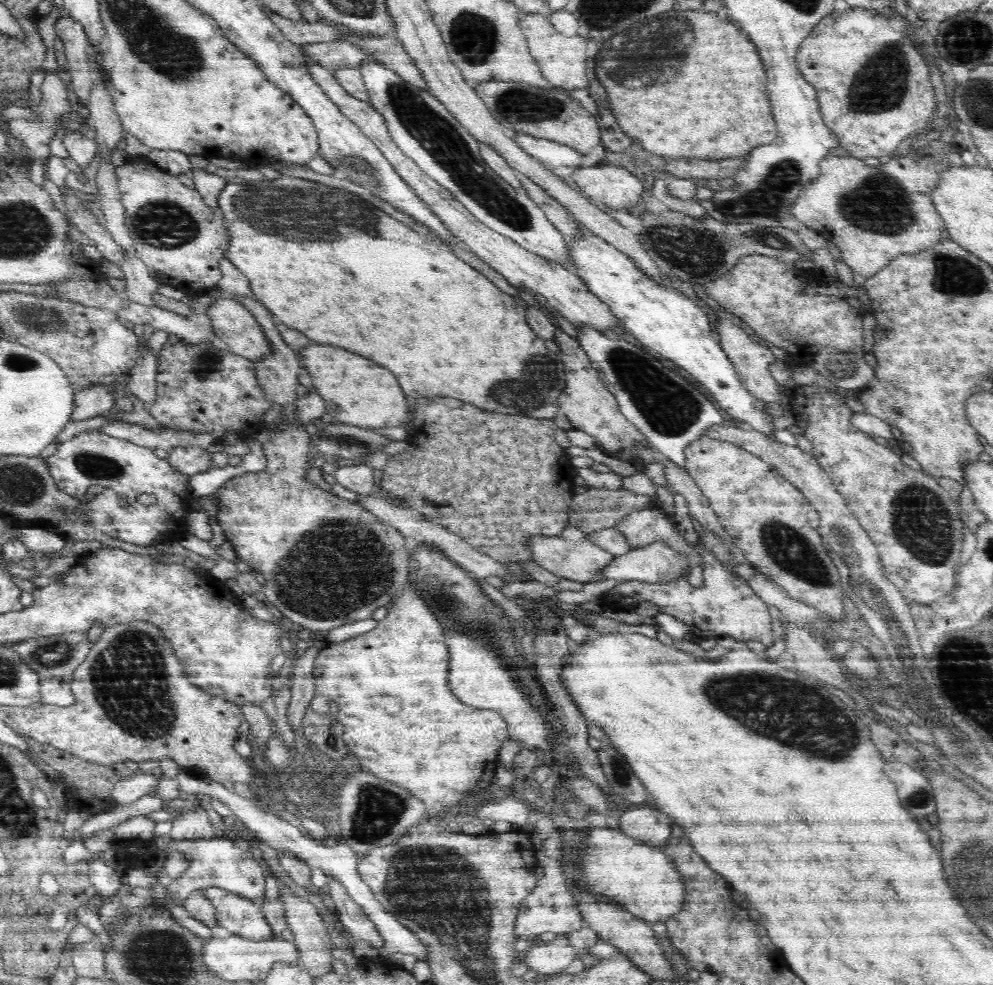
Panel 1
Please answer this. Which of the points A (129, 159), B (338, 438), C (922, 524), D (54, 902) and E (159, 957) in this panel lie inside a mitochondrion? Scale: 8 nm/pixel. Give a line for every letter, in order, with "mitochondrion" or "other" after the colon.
A: other
B: mitochondrion
C: mitochondrion
D: other
E: mitochondrion

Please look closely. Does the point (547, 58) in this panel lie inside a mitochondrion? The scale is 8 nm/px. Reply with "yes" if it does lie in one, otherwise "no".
no

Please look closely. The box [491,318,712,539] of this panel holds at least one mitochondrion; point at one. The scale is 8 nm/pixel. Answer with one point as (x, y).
(670, 408)

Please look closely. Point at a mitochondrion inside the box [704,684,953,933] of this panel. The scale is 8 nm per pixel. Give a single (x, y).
(919, 798)

